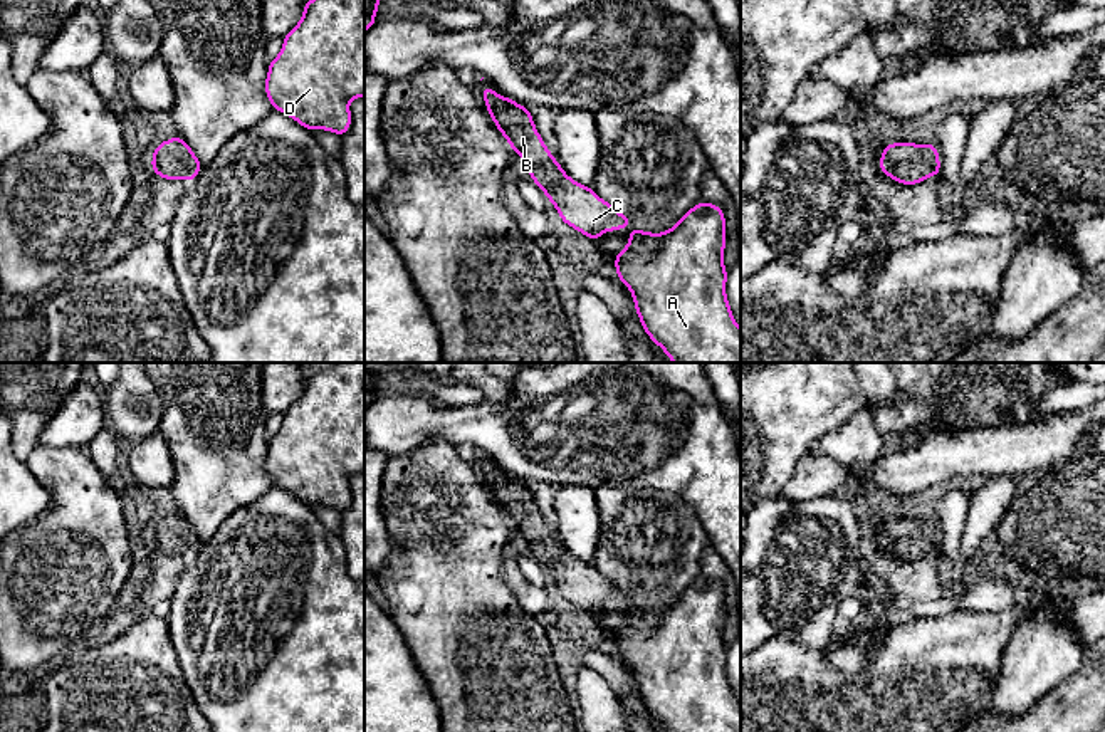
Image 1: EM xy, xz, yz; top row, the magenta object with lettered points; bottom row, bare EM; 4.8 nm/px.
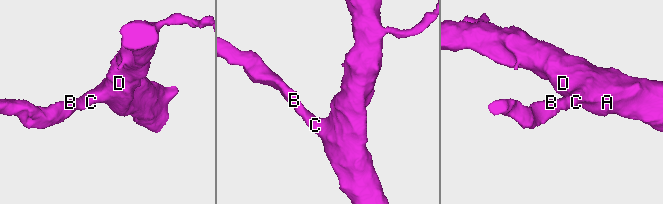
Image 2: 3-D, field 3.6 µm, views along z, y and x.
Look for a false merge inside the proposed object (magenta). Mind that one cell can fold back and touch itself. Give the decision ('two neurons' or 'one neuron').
one neuron

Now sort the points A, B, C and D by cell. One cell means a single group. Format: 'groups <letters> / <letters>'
groups A B C D

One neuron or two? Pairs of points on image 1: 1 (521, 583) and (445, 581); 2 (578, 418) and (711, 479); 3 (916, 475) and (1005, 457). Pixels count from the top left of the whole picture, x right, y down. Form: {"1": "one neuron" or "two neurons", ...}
{"1": "two neurons", "2": "one neuron", "3": "one neuron"}

